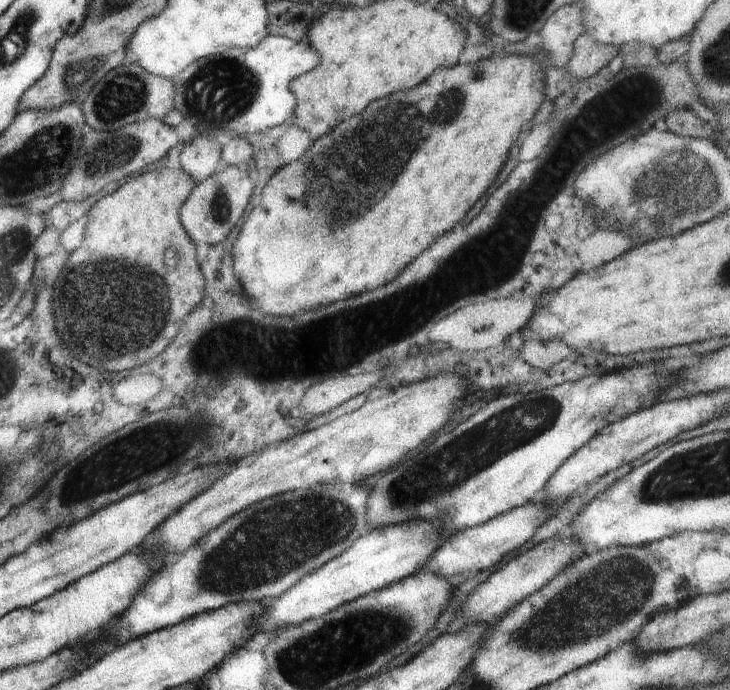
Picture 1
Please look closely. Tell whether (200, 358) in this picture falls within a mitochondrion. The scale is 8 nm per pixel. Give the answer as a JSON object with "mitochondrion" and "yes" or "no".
{"mitochondrion":"yes"}

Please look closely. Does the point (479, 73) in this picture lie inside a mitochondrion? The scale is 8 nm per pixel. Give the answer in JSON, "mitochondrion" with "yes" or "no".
{"mitochondrion":"yes"}

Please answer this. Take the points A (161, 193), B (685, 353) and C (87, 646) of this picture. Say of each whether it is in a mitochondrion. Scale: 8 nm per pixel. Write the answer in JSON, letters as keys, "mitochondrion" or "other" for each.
{"A":"other","B":"other","C":"other"}

